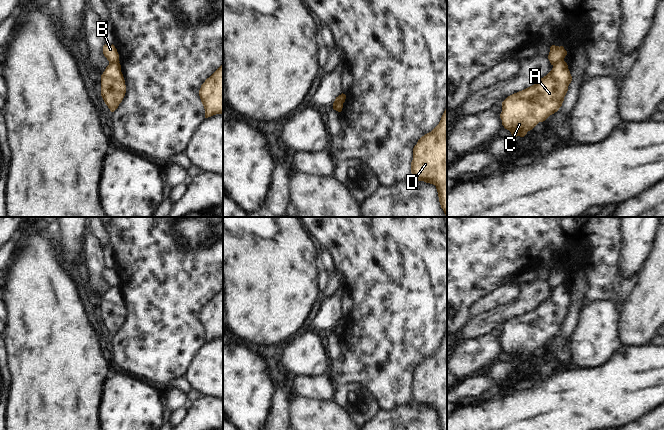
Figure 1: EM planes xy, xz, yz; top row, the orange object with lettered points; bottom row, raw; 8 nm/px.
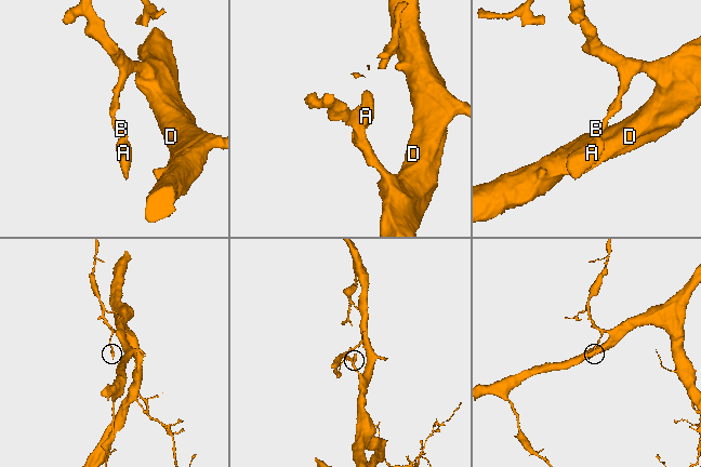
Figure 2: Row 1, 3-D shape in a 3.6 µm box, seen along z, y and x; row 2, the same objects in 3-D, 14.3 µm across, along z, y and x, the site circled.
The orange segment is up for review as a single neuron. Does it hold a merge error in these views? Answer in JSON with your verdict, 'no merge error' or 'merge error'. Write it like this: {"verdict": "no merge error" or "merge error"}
{"verdict": "merge error"}

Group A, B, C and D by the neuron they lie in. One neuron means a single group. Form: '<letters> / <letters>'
A C / B D

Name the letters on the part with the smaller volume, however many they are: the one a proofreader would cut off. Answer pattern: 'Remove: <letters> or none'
Remove: A, C

